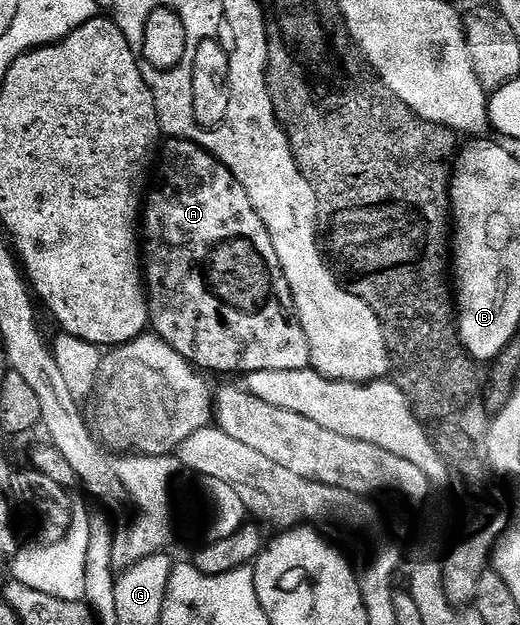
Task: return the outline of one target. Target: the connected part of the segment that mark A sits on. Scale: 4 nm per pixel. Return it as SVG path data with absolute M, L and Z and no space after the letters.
M170 137L160 146L155 176L143 201L143 276L149 298L149 323L152 332L162 337L172 349L179 351L179 355L183 355L183 359L190 361L198 370L208 371L210 374L244 375L255 371L299 371L310 368L311 347L297 318L297 311L293 308L291 287L283 275L283 267L279 267L279 255L275 255L275 247L271 243L271 235L267 235L267 227L263 227L263 219L259 219L243 183L235 179L232 171L203 146L187 141L184 137Z

